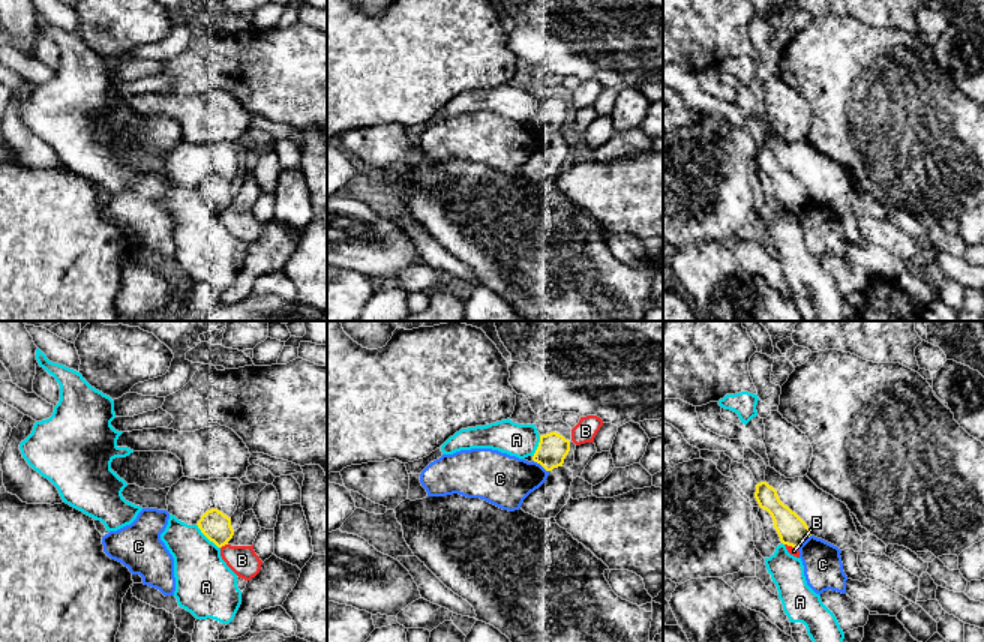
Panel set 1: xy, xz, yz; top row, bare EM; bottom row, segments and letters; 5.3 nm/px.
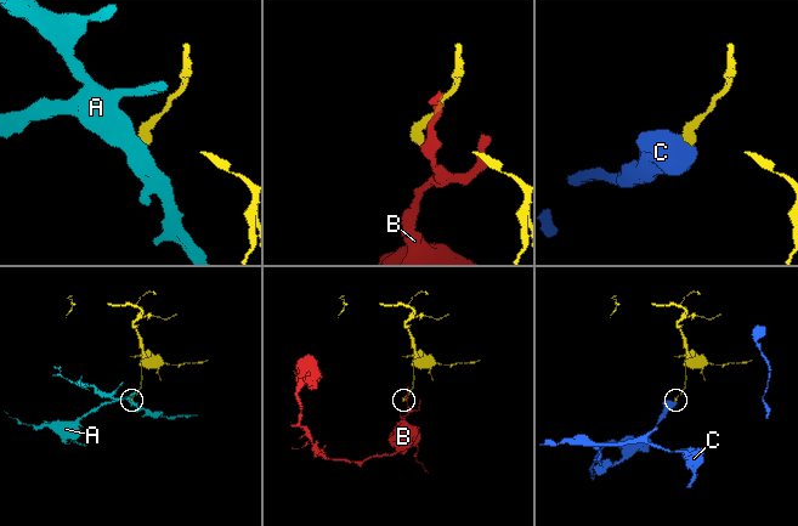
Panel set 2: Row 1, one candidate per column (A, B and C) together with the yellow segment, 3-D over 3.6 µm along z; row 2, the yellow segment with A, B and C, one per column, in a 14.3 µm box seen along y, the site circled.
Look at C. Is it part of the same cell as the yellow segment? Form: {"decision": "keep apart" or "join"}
{"decision": "keep apart"}

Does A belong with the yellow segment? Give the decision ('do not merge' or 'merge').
do not merge

